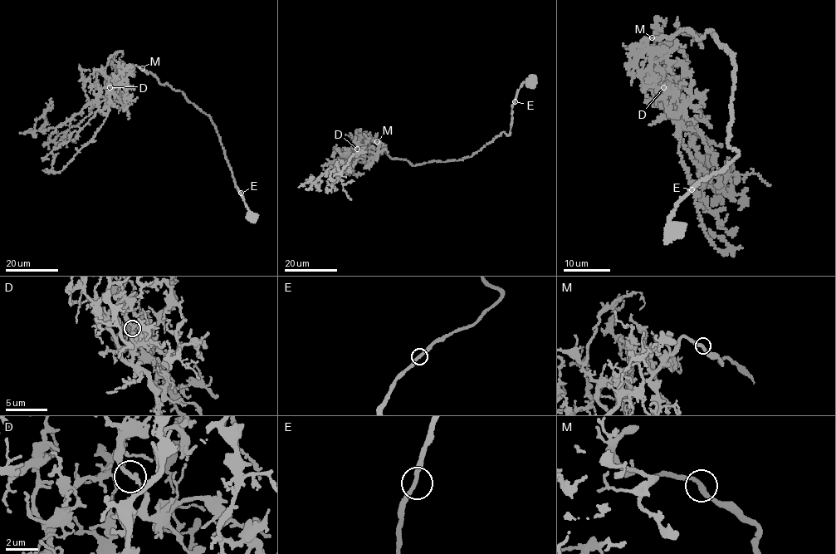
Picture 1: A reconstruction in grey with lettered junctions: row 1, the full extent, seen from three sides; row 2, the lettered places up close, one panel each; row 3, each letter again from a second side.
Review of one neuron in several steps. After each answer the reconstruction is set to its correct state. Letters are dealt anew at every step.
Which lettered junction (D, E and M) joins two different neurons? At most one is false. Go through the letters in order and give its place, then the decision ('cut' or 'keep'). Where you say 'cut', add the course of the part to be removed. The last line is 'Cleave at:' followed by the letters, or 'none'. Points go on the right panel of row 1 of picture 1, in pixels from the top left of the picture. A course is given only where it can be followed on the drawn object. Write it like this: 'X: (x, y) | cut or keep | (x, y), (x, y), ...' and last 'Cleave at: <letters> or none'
D: (663, 87) | keep
E: (691, 189) | keep
M: (652, 37) | keep
Cleave at: none

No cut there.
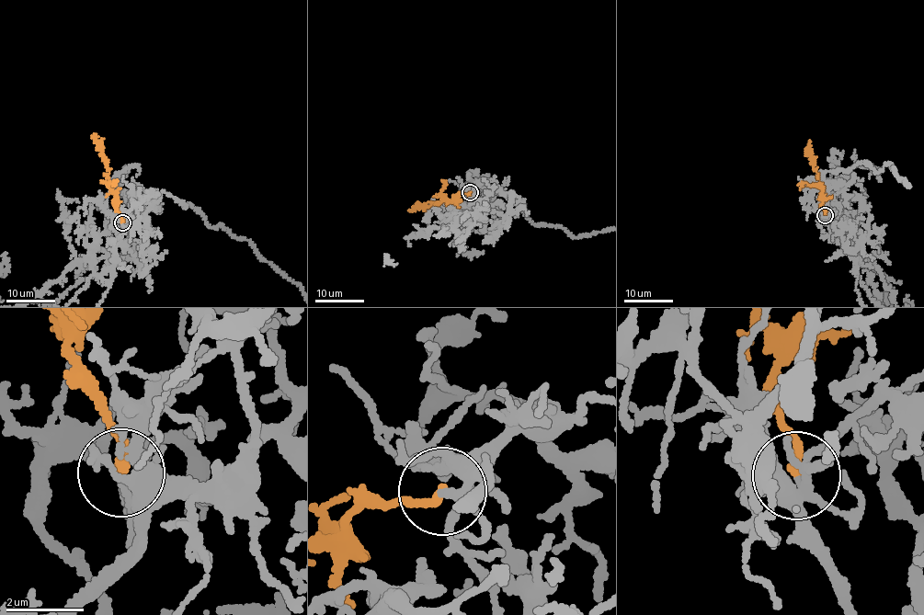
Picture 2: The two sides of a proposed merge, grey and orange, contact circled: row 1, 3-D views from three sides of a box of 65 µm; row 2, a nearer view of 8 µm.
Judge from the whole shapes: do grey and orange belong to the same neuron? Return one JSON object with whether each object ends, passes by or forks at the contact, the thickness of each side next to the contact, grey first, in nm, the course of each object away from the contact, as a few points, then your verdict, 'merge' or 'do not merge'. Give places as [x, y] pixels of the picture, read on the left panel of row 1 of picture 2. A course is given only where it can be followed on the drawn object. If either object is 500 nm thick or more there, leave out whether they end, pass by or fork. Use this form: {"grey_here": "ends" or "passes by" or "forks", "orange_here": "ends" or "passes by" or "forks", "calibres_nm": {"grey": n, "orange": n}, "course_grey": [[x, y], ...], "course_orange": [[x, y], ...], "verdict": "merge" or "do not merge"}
{"grey_here": "passes by", "orange_here": "ends", "calibres_nm": {"grey": 180, "orange": 240}, "course_grey": [[122, 222], [134, 224], [163, 192], [197, 209], [210, 227], [221, 225], [248, 241], [301, 288]], "course_orange": [[122, 222], [117, 209], [117, 193], [108, 183], [101, 146], [95, 139], [99, 137]], "verdict": "merge"}

